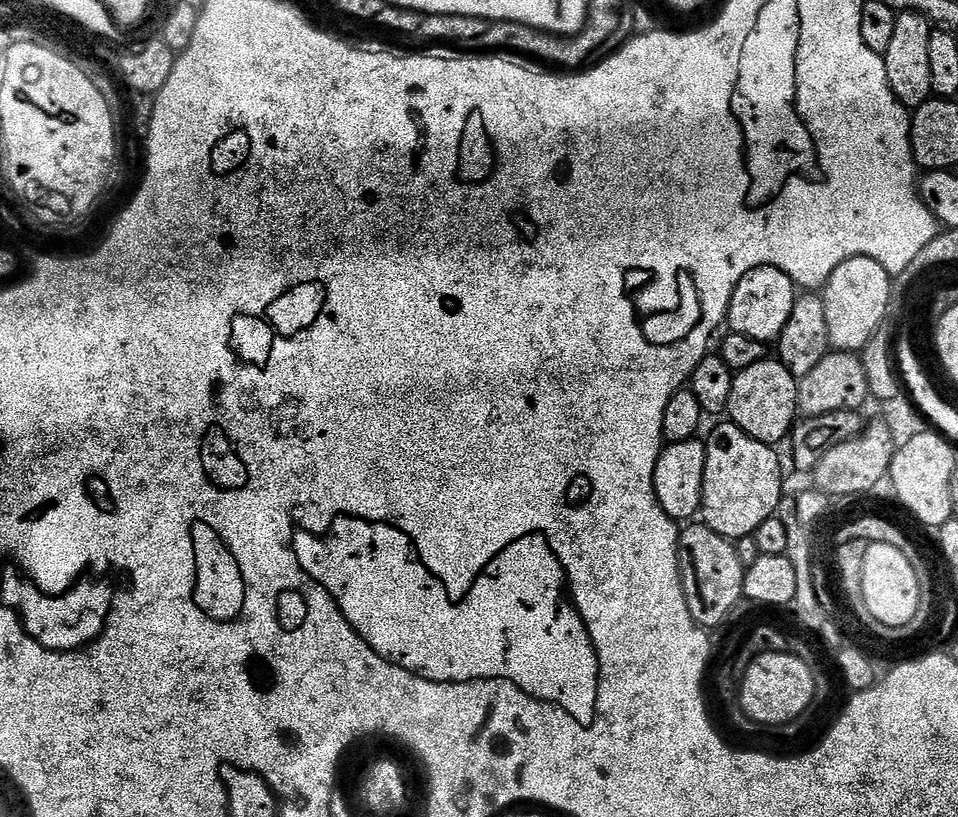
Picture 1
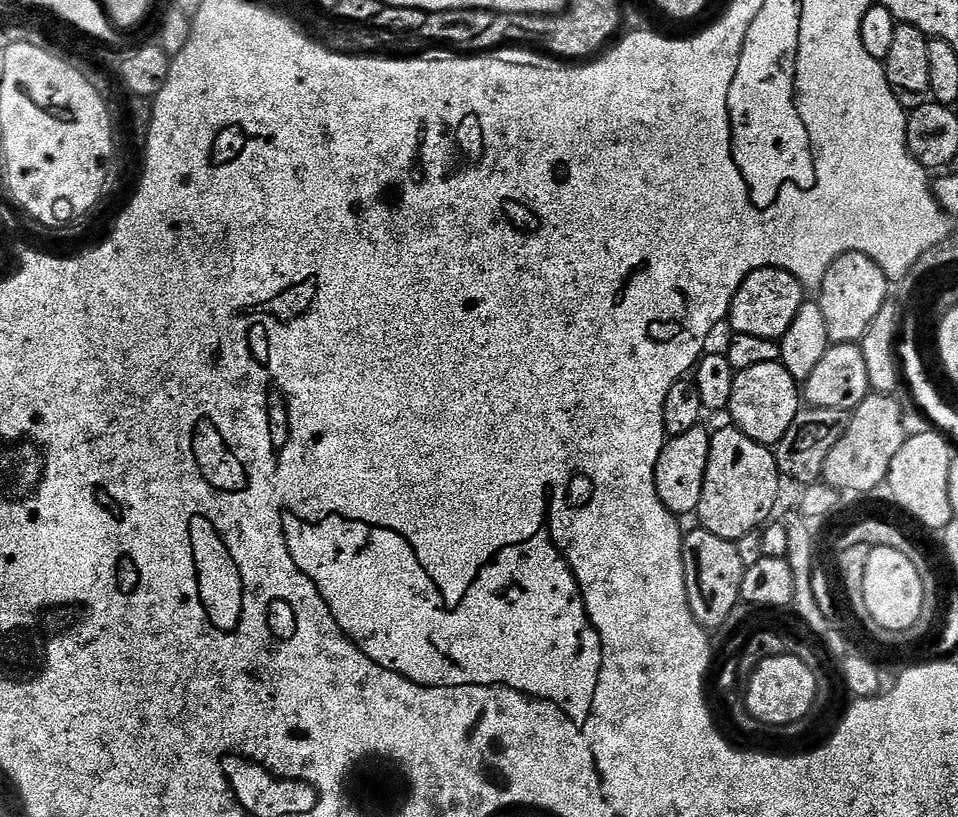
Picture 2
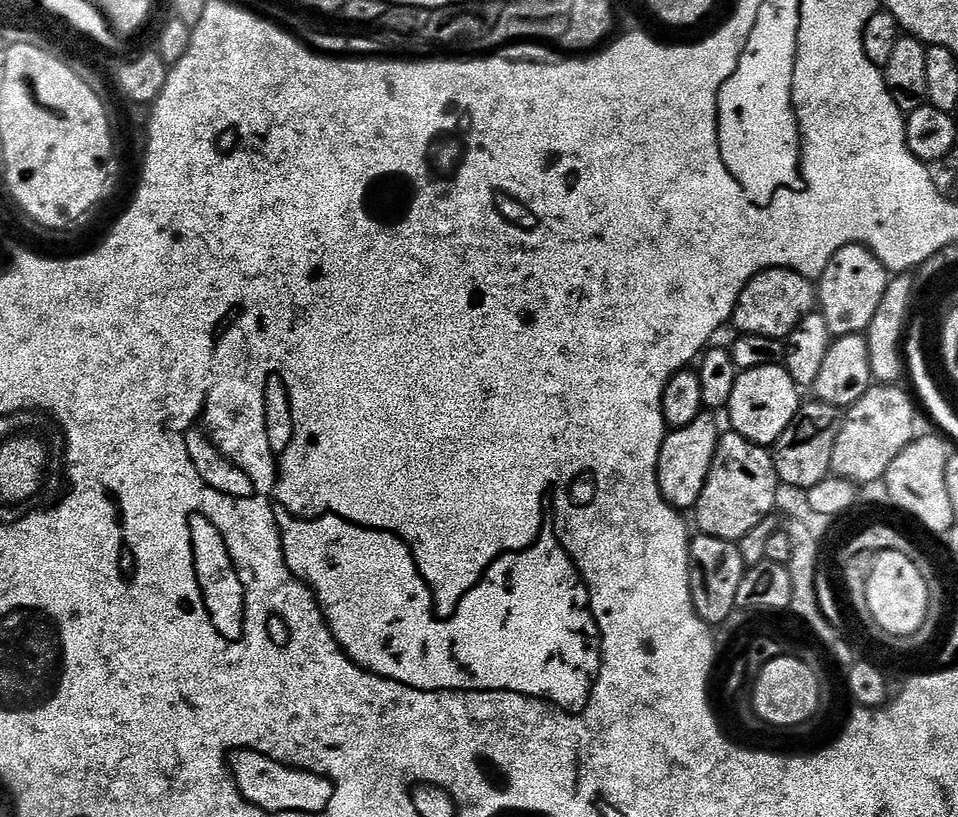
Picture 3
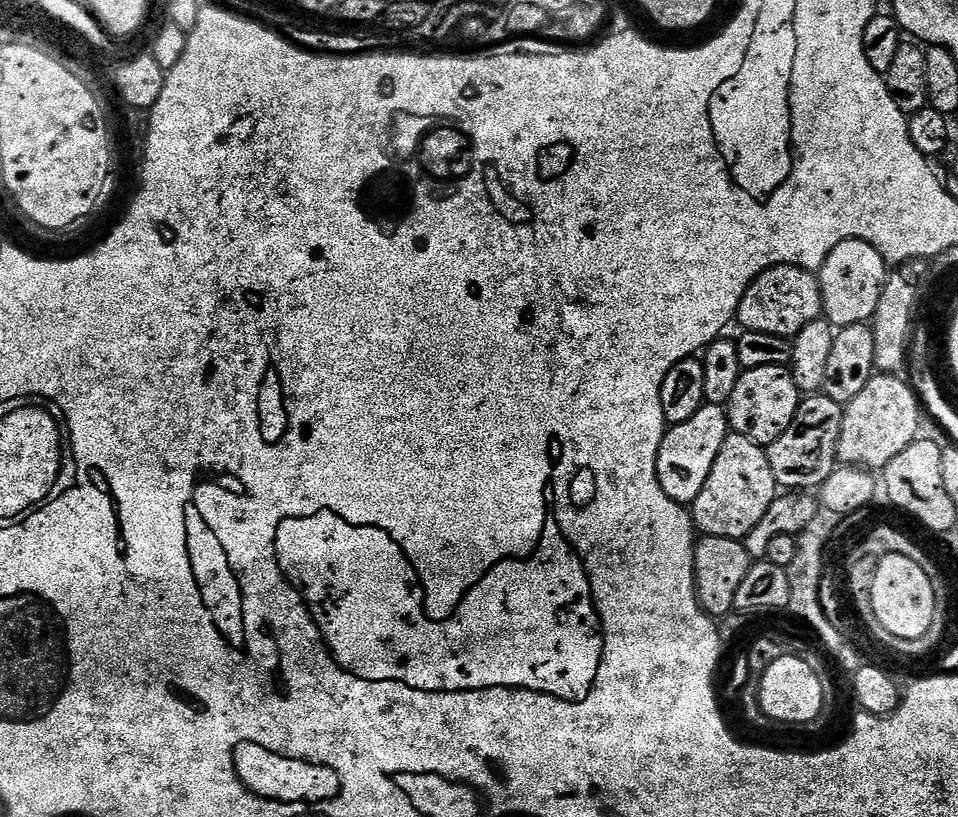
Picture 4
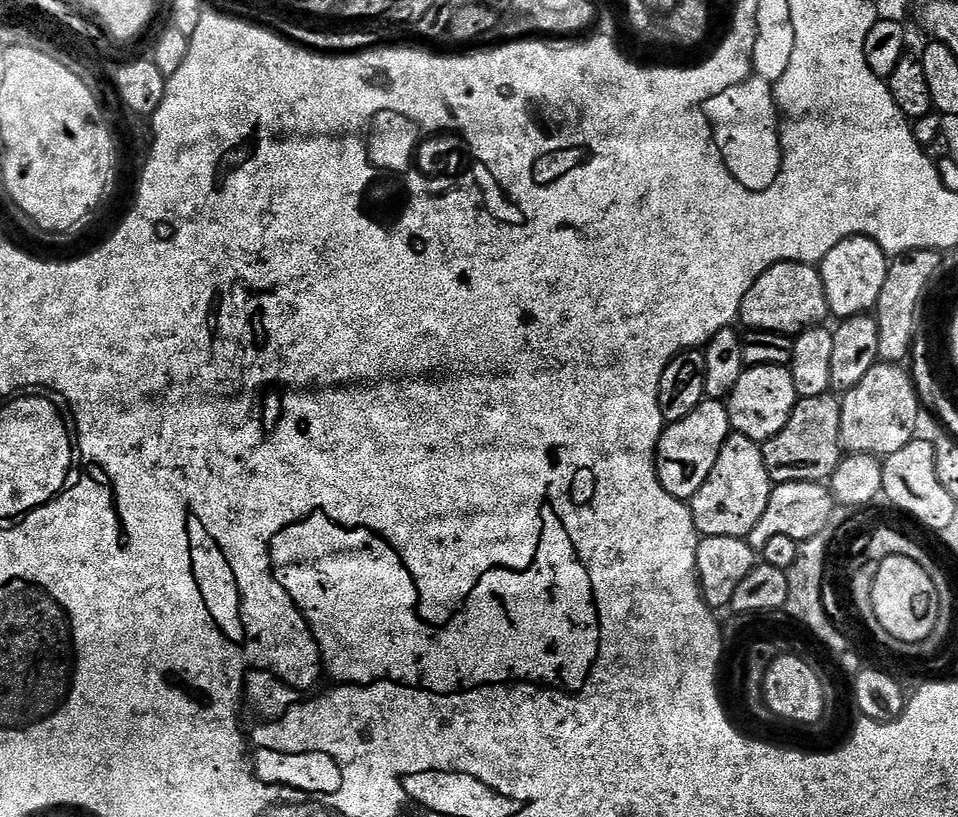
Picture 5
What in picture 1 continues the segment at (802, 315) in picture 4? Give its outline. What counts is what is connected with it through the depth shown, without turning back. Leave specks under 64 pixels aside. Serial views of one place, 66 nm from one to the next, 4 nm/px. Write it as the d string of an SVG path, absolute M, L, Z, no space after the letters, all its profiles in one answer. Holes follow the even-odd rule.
M774 266L750 270L750 274L746 274L742 282L738 282L730 298L727 327L738 334L746 334L746 338L754 338L758 342L771 345L779 341L782 330L786 330L786 322L790 322L790 313L794 311L797 295L796 284L782 270Z

